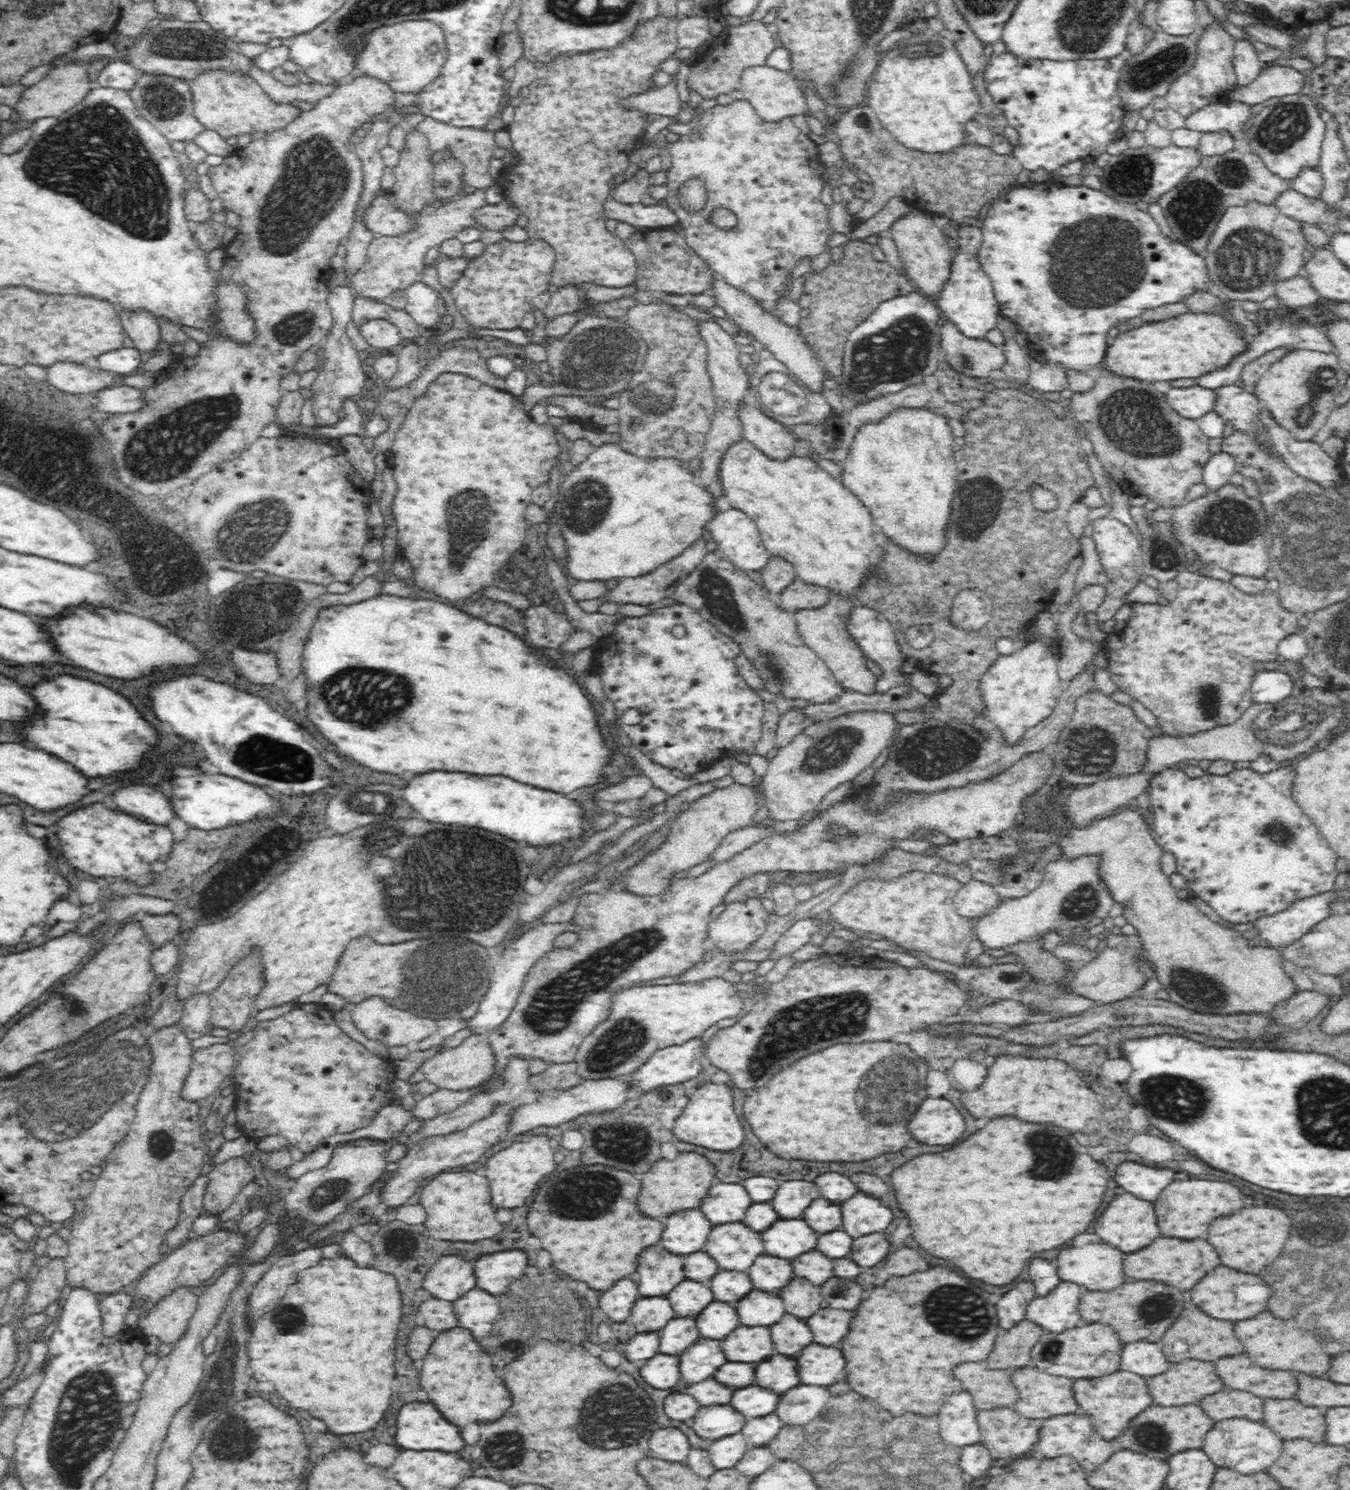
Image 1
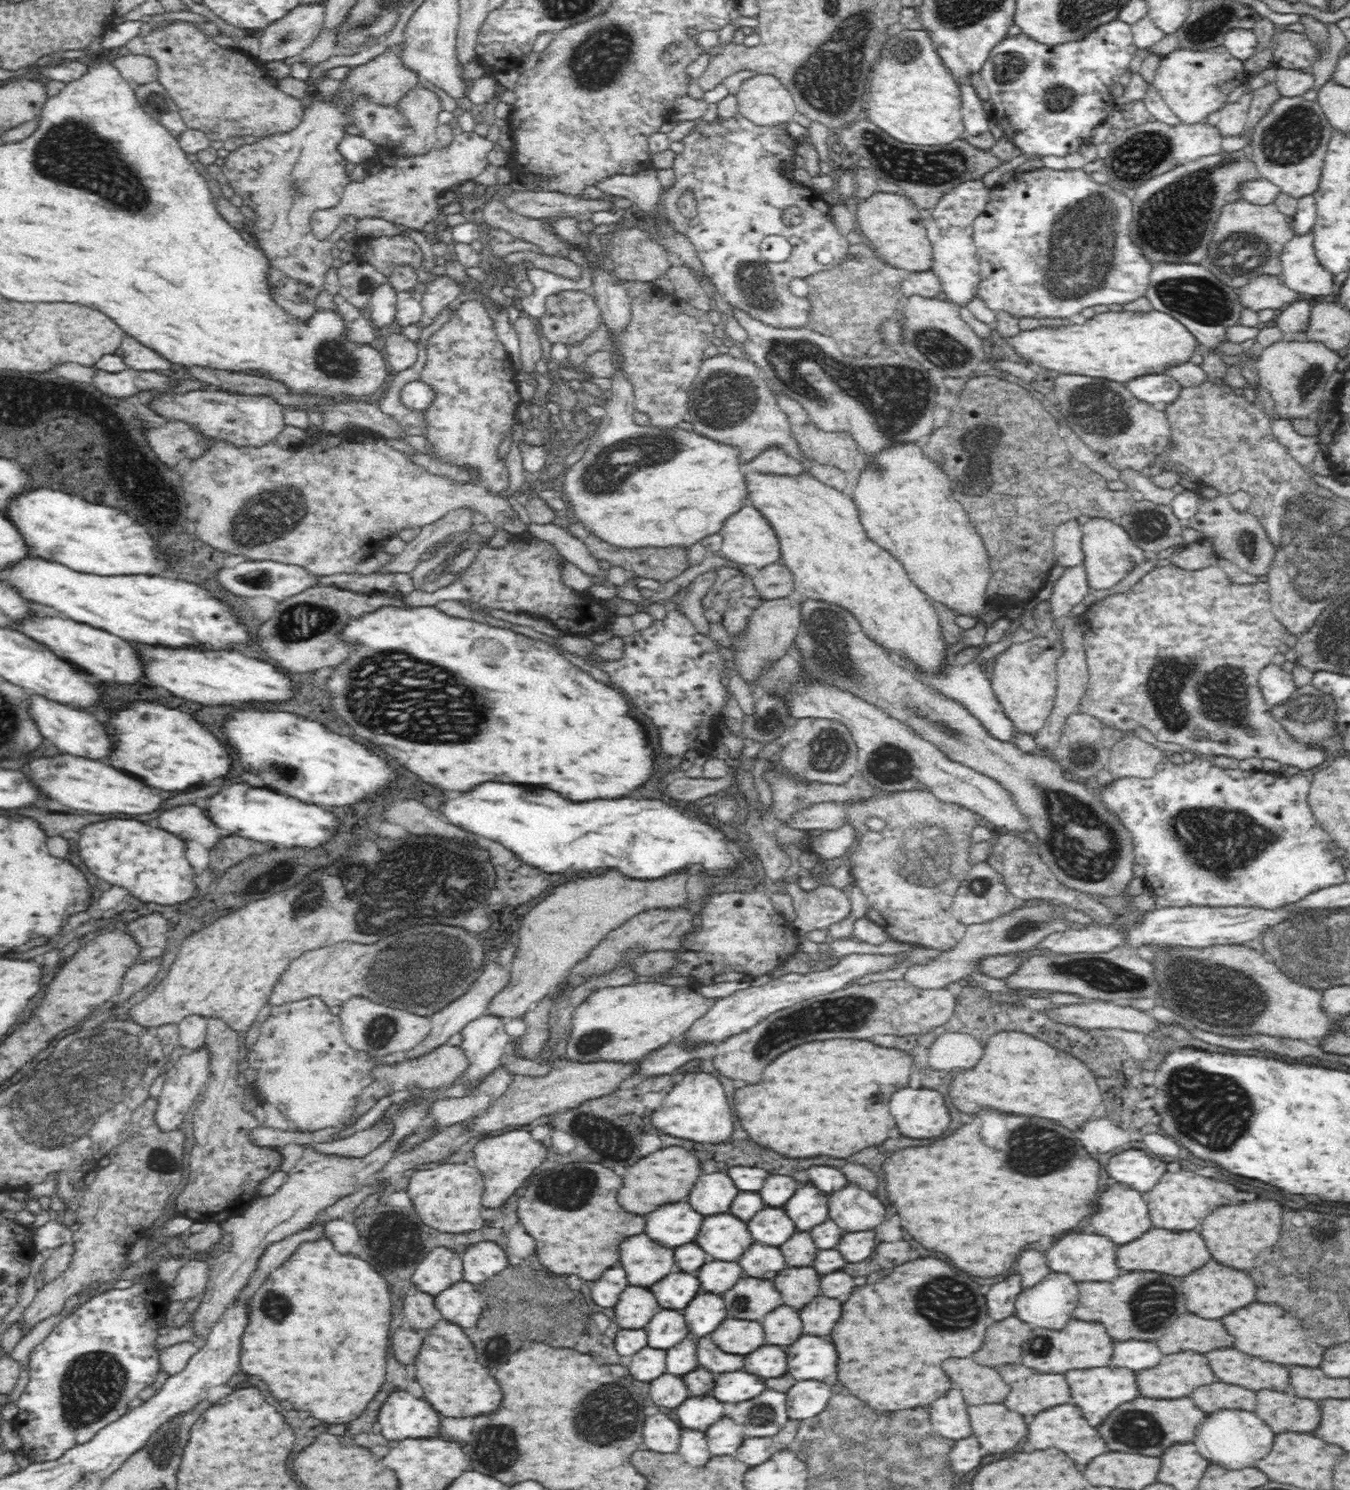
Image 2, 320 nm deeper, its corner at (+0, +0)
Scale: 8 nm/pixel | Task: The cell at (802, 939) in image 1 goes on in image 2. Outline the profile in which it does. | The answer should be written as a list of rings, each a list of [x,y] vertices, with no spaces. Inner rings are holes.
[[[786,882],[782,891],[792,897],[795,918],[793,928],[800,939],[805,939],[812,930],[826,930],[848,916],[851,902],[847,893],[827,886],[802,890],[798,883]]]

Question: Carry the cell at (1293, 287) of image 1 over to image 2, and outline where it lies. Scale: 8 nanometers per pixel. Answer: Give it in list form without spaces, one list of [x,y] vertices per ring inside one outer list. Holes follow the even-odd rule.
[[[1262,274],[1250,280],[1244,288],[1238,288],[1238,297],[1245,308],[1258,313],[1261,310],[1281,309],[1284,304],[1306,300],[1301,292],[1286,286],[1280,277]]]

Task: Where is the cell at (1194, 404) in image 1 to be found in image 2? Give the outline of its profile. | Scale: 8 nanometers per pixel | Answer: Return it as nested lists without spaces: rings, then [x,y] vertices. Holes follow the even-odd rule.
[[[1168,374],[1140,376],[1125,384],[1140,400],[1156,407],[1164,407],[1176,402],[1183,388],[1180,382]]]

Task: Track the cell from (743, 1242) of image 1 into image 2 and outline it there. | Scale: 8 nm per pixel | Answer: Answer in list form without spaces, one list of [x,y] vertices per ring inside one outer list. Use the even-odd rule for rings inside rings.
[[[731,1212],[706,1216],[695,1243],[713,1260],[737,1262],[755,1243],[748,1224]]]

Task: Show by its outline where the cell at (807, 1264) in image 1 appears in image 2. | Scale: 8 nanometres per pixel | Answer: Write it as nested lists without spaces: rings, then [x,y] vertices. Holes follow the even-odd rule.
[[[797,1231],[779,1247],[786,1259],[787,1267],[807,1268],[813,1267],[819,1248],[811,1239],[809,1232]]]

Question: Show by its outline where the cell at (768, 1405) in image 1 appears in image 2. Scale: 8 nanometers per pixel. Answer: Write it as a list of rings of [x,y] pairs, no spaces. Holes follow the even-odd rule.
[[[746,1370],[720,1374],[711,1395],[720,1402],[737,1406],[740,1402],[746,1402],[746,1400],[760,1396],[767,1388],[764,1381],[765,1379],[750,1374]]]

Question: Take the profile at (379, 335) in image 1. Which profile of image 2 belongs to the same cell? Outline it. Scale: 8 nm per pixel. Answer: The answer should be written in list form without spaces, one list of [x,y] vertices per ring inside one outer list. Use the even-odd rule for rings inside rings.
[[[386,282],[371,292],[370,300],[372,325],[376,328],[392,326],[397,320],[397,292]]]

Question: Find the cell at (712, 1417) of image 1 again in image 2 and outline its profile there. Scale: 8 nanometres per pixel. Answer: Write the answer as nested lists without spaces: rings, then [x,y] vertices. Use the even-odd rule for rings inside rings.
[[[714,1396],[688,1397],[676,1408],[678,1420],[684,1429],[706,1432],[712,1424],[726,1416],[724,1403]]]

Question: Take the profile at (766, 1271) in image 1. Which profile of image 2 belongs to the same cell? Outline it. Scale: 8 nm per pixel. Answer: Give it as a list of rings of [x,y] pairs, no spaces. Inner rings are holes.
[[[758,1242],[752,1244],[737,1262],[744,1276],[754,1279],[771,1280],[787,1268],[786,1259],[779,1247]]]

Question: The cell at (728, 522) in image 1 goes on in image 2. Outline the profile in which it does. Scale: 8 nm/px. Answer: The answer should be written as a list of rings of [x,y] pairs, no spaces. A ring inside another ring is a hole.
[[[747,503],[738,509],[738,512],[731,514],[724,520],[719,534],[722,535],[720,552],[734,564],[748,564],[748,566],[756,566],[756,568],[761,569],[769,564],[780,562],[781,554],[774,531],[771,530],[763,516]]]

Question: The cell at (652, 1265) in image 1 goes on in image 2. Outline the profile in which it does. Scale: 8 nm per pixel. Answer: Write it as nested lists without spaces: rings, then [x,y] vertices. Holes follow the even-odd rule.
[[[646,1234],[634,1236],[622,1244],[620,1266],[626,1268],[629,1286],[647,1289],[678,1271],[674,1250],[658,1246]]]

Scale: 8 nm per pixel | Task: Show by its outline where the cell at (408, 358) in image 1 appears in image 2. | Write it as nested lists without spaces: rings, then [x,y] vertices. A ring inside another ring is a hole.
[[[438,276],[426,286],[422,296],[423,318],[418,322],[418,328],[428,328],[436,322],[436,318],[450,308],[456,300],[457,287],[455,282],[445,276]]]

